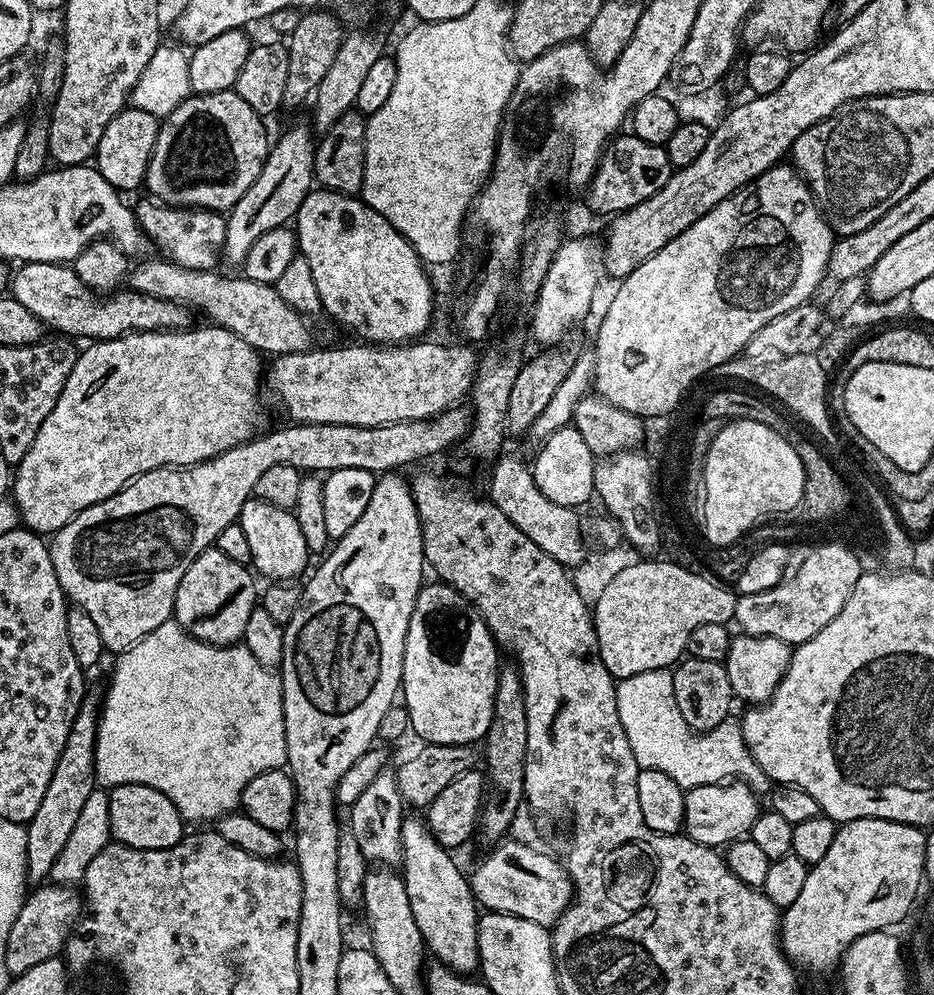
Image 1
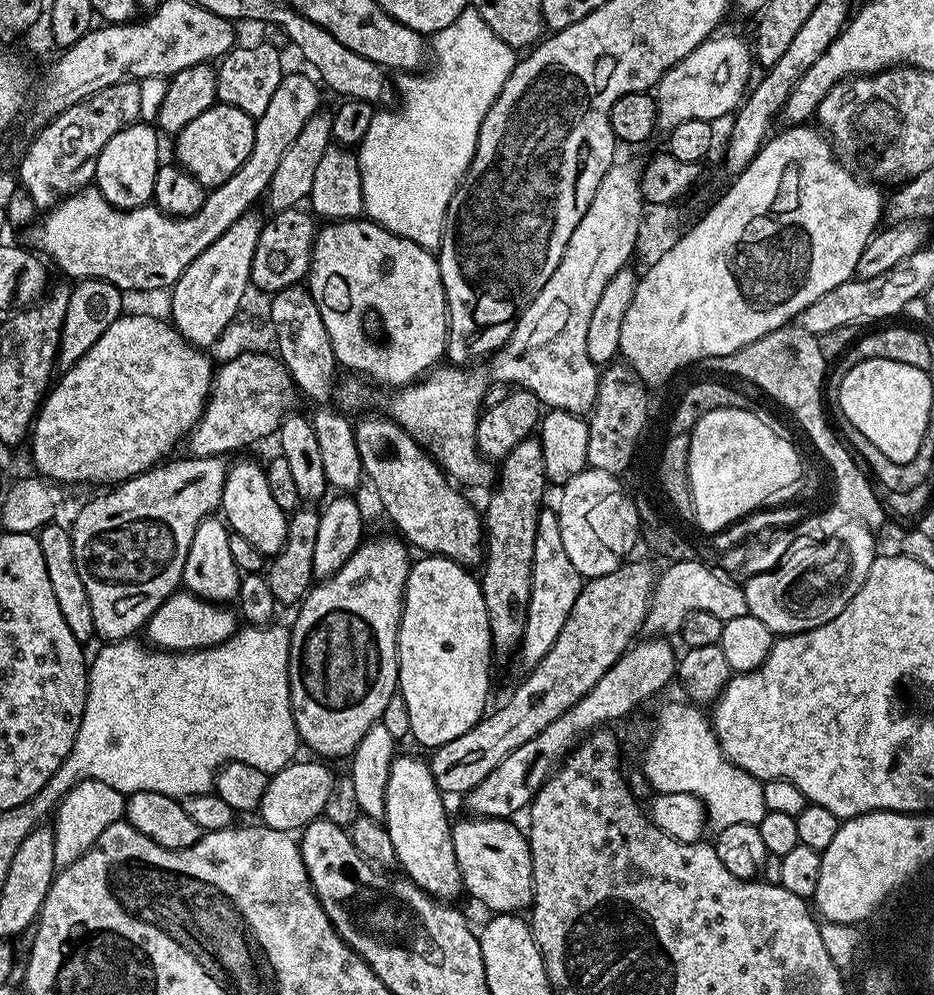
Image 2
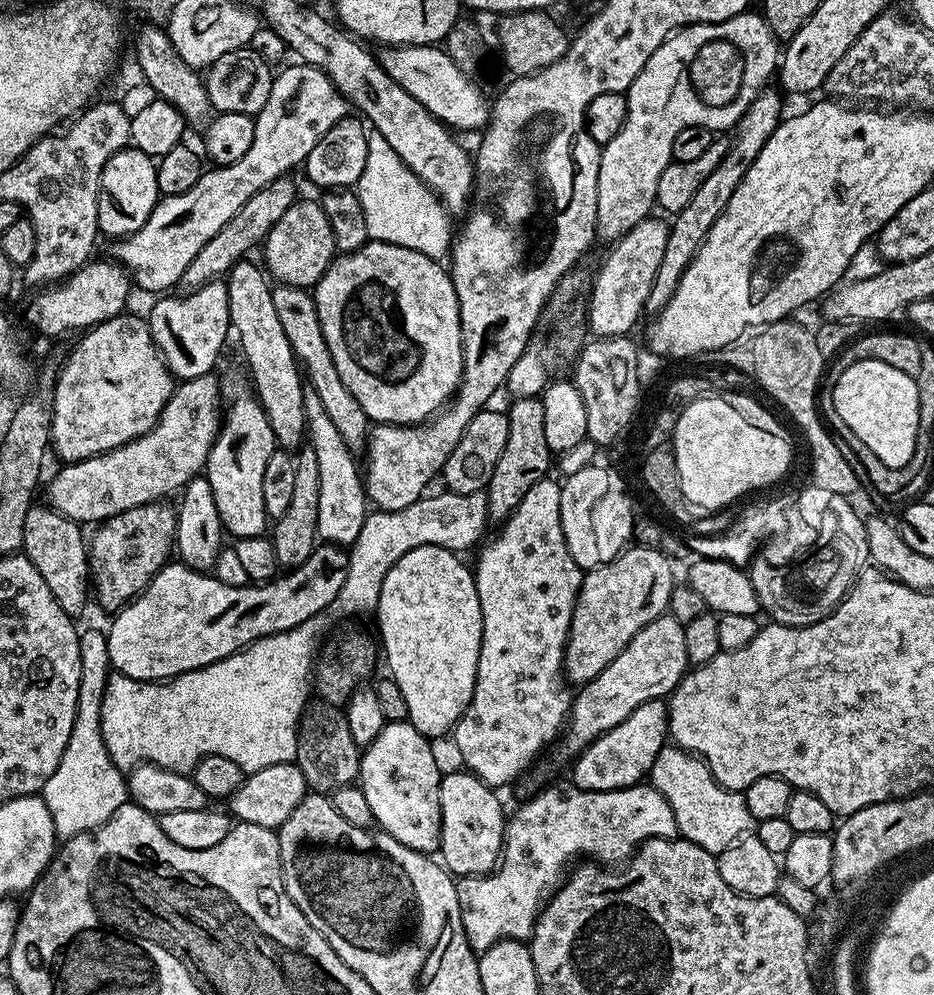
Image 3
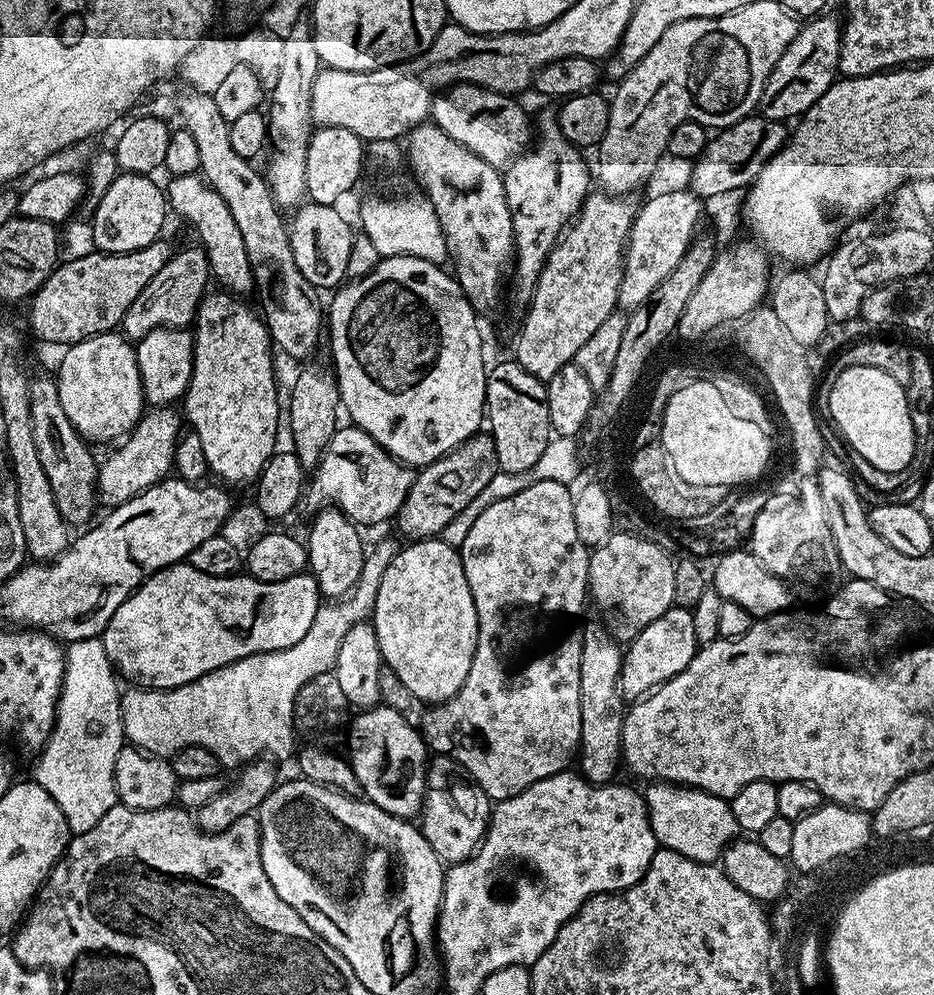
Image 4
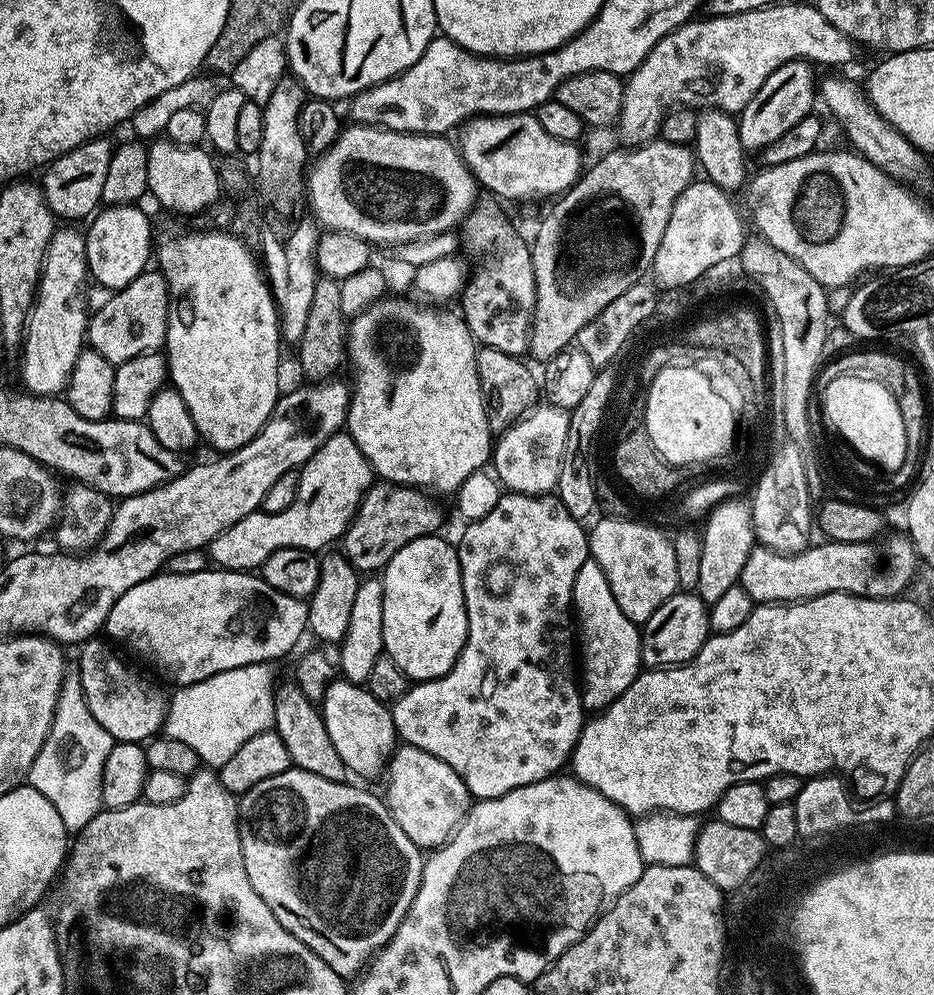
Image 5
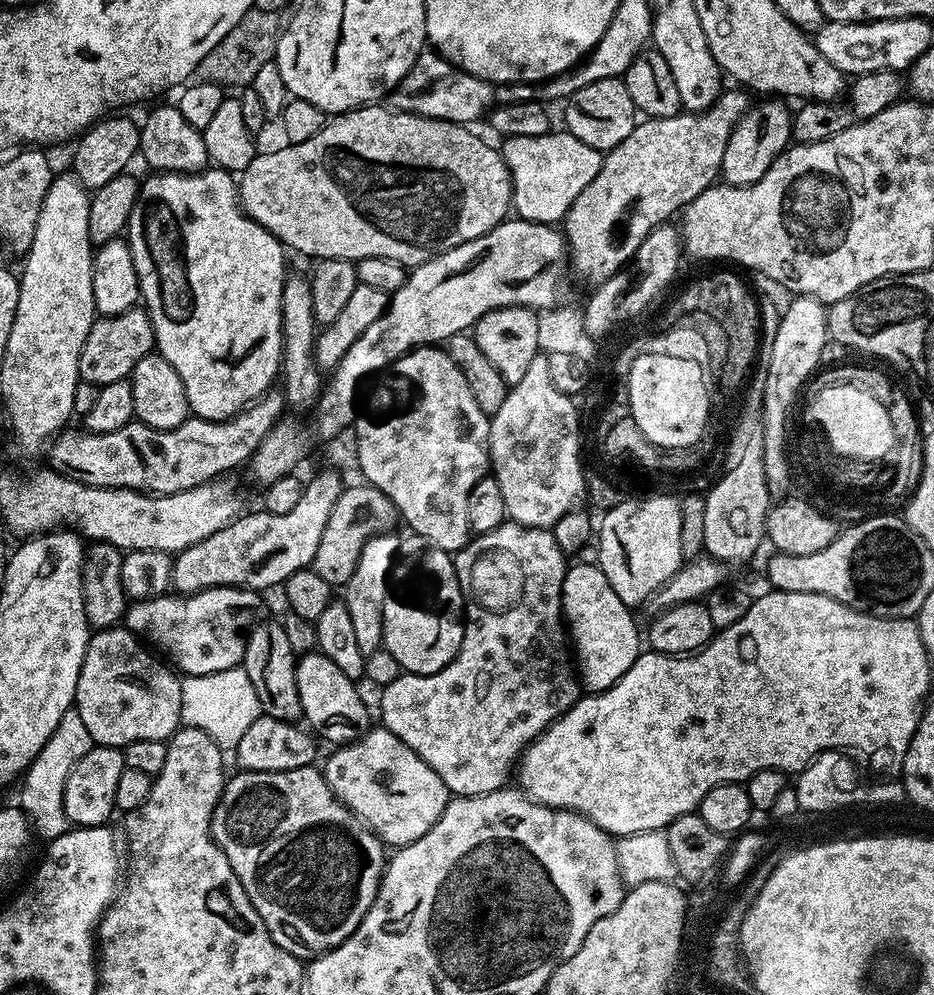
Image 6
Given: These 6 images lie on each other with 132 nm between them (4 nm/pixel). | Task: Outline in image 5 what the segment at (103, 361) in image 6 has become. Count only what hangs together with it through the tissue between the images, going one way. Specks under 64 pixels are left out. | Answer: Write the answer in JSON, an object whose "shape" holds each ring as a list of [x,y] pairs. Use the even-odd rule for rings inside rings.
{"shape":[[[145,270],[130,286],[115,289],[100,309],[88,317],[86,344],[113,366],[147,352],[160,352],[168,329],[168,283],[159,270]]]}

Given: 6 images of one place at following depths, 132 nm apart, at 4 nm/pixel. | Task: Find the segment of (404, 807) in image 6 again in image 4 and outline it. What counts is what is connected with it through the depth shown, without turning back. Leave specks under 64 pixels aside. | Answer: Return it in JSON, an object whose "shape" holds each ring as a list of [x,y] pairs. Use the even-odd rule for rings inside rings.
{"shape":[[[437,755],[429,763],[428,789],[424,792],[424,806],[418,827],[426,842],[430,842],[434,854],[438,854],[445,865],[451,866],[471,858],[488,830],[493,807],[493,801],[488,799],[488,795],[472,781],[472,777],[456,760]]]}

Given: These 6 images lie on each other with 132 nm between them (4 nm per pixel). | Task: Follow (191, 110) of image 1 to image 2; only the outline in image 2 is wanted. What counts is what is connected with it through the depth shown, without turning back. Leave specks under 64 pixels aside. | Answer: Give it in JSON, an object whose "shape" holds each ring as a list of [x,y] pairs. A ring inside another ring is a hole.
{"shape":[[[215,103],[210,110],[198,114],[194,122],[186,122],[181,132],[175,133],[175,163],[185,168],[205,189],[211,190],[217,184],[226,182],[250,158],[250,150],[254,146],[256,120],[247,116],[229,104]]]}

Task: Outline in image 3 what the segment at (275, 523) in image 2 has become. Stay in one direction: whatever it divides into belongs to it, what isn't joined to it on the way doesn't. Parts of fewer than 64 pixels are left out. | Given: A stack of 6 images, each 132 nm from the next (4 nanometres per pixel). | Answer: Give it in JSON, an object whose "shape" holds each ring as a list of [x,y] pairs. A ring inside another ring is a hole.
{"shape":[[[232,384],[229,388],[227,385],[220,433],[212,443],[206,465],[206,475],[210,490],[214,490],[220,521],[224,523],[225,533],[232,538],[265,535],[270,521],[266,506],[262,503],[262,474],[266,471],[270,454],[278,450],[274,430],[270,430],[270,422],[259,400],[253,389],[244,384]]]}

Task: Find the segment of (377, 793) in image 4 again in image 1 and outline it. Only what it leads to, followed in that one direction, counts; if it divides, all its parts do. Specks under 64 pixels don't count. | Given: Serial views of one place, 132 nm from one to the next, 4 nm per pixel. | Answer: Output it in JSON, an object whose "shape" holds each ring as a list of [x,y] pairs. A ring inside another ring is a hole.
{"shape":[[[409,815],[402,826],[402,875],[406,886],[406,898],[410,898],[410,910],[414,910],[414,922],[422,934],[427,951],[436,955],[439,963],[448,965],[457,974],[472,974],[477,971],[480,962],[476,925],[478,923],[478,905],[472,894],[472,886],[467,875],[460,873],[458,865],[452,861],[453,853],[440,845],[423,819]]]}

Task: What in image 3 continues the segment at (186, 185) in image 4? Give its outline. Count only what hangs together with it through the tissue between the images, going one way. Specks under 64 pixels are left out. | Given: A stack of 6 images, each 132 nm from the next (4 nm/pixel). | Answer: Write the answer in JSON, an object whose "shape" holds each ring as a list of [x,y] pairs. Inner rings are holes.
{"shape":[[[248,258],[238,260],[226,273],[230,298],[230,328],[234,333],[234,340],[240,343],[240,348],[244,351],[244,360],[248,363],[249,374],[252,375],[251,387],[270,422],[270,430],[274,430],[277,445],[284,450],[296,450],[306,440],[306,380],[290,346],[290,338],[286,338],[286,330],[282,330],[282,322],[274,310],[273,285],[265,269],[259,263],[251,264],[250,261]]]}

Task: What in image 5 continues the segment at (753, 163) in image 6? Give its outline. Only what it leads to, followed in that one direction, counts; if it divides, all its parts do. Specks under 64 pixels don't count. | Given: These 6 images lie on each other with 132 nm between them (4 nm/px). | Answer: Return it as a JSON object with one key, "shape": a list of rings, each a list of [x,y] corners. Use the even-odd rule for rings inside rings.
{"shape":[[[791,60],[778,66],[778,70],[762,82],[758,94],[754,94],[754,98],[750,98],[748,105],[738,113],[738,138],[745,153],[763,153],[764,148],[770,146],[770,142],[778,142],[790,126],[798,126],[802,118],[813,115],[812,103],[818,100],[818,75],[815,71],[817,69],[809,61]]]}

